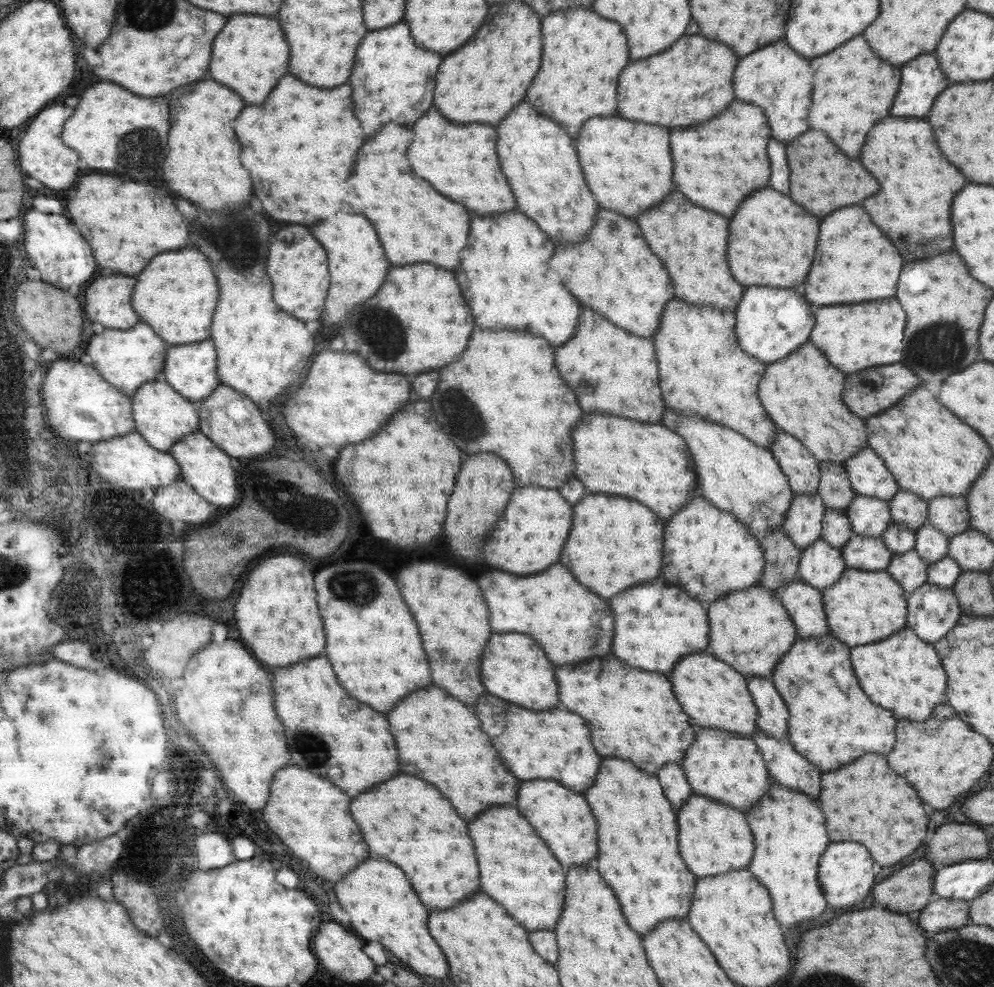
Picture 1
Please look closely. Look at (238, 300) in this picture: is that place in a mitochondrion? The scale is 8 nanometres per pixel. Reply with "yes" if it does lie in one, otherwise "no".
no

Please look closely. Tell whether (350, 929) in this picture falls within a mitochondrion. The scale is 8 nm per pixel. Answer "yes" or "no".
no

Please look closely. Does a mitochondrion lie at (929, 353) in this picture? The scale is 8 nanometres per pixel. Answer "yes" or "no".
yes

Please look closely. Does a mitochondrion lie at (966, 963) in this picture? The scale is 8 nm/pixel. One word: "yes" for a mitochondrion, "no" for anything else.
yes

